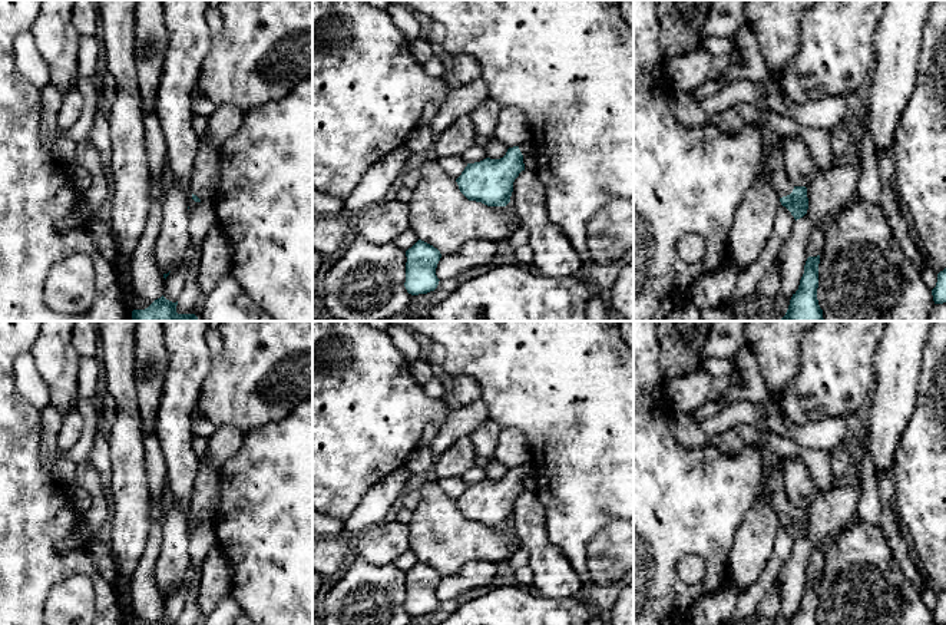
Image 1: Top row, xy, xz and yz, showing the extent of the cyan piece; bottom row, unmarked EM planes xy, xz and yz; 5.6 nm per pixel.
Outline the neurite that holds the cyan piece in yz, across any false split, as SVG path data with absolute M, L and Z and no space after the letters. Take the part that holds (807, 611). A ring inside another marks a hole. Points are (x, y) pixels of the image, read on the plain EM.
M820 576L807 579L798 611L793 615L790 625L818 625L818 585Z

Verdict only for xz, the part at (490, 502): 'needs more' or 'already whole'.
needs more

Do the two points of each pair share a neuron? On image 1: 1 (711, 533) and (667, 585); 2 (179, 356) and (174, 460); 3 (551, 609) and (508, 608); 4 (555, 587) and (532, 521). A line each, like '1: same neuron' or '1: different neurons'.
1: same neuron
2: same neuron
3: same neuron
4: same neuron

